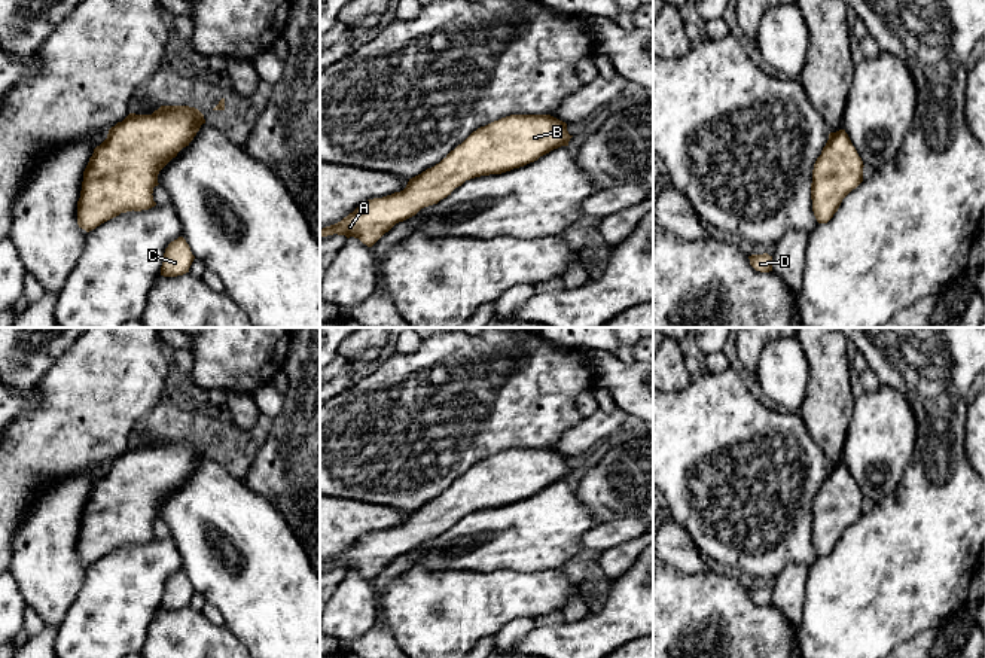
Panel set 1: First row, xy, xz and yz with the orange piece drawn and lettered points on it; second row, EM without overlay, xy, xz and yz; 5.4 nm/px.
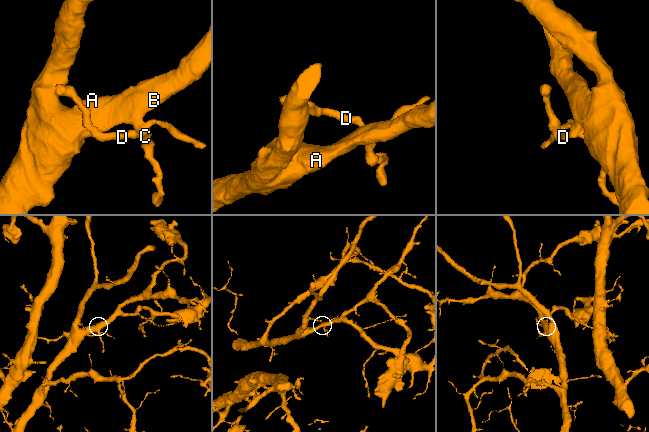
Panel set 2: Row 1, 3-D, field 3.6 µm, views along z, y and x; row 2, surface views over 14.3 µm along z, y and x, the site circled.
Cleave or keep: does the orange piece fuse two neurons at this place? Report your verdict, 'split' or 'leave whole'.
leave whole

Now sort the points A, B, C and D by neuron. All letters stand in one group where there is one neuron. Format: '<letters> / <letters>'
A B C D

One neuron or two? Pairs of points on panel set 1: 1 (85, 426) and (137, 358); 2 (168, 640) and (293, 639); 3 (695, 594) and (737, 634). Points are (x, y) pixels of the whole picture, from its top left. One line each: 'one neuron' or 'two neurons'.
1: one neuron
2: two neurons
3: one neuron

